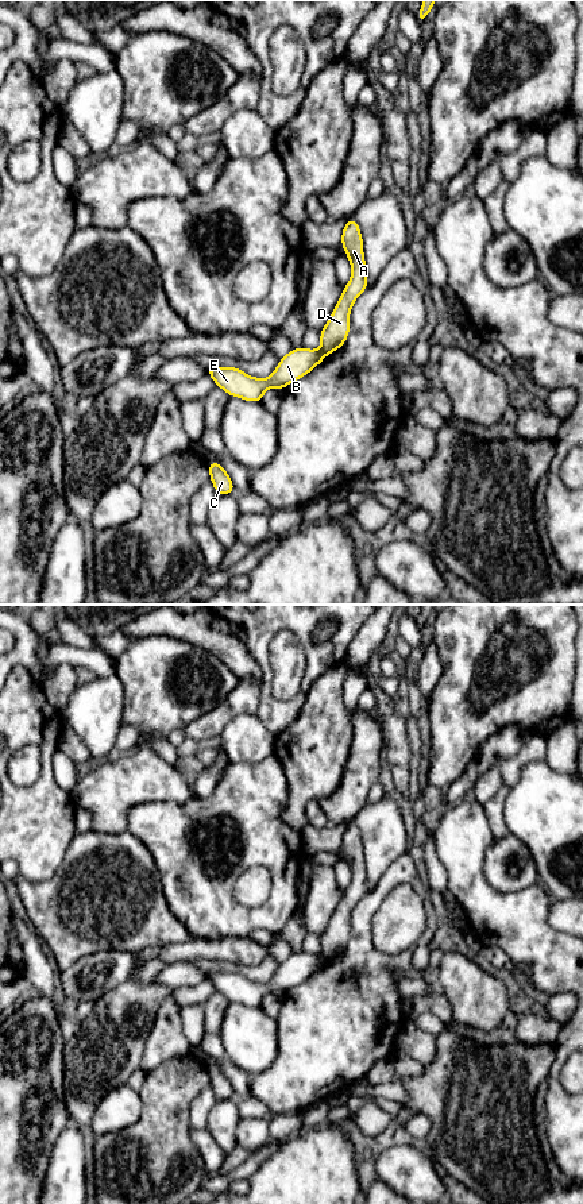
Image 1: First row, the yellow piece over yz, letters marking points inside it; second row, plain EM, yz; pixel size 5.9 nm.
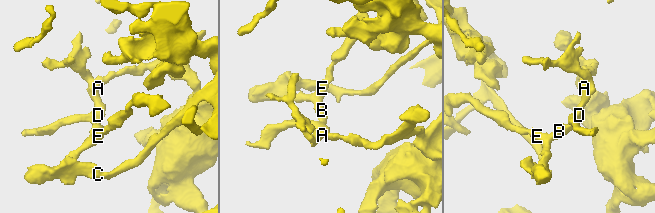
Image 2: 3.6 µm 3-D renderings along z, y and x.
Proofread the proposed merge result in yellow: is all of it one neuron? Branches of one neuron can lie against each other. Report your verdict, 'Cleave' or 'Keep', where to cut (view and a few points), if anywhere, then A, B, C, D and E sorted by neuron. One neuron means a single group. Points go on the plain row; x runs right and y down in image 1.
Cleave. Split along yz (319, 954), (325, 960). Groups: A C D / B E

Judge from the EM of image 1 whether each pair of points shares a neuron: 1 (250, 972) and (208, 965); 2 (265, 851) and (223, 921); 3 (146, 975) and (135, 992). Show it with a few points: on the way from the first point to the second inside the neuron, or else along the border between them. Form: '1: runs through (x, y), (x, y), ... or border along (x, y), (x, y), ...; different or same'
1: runs through (239, 968), (219, 967); same
2: runs through (280, 876), (280, 898), (259, 918), (248, 919); same
3: border along (135, 980), (154, 983); different

